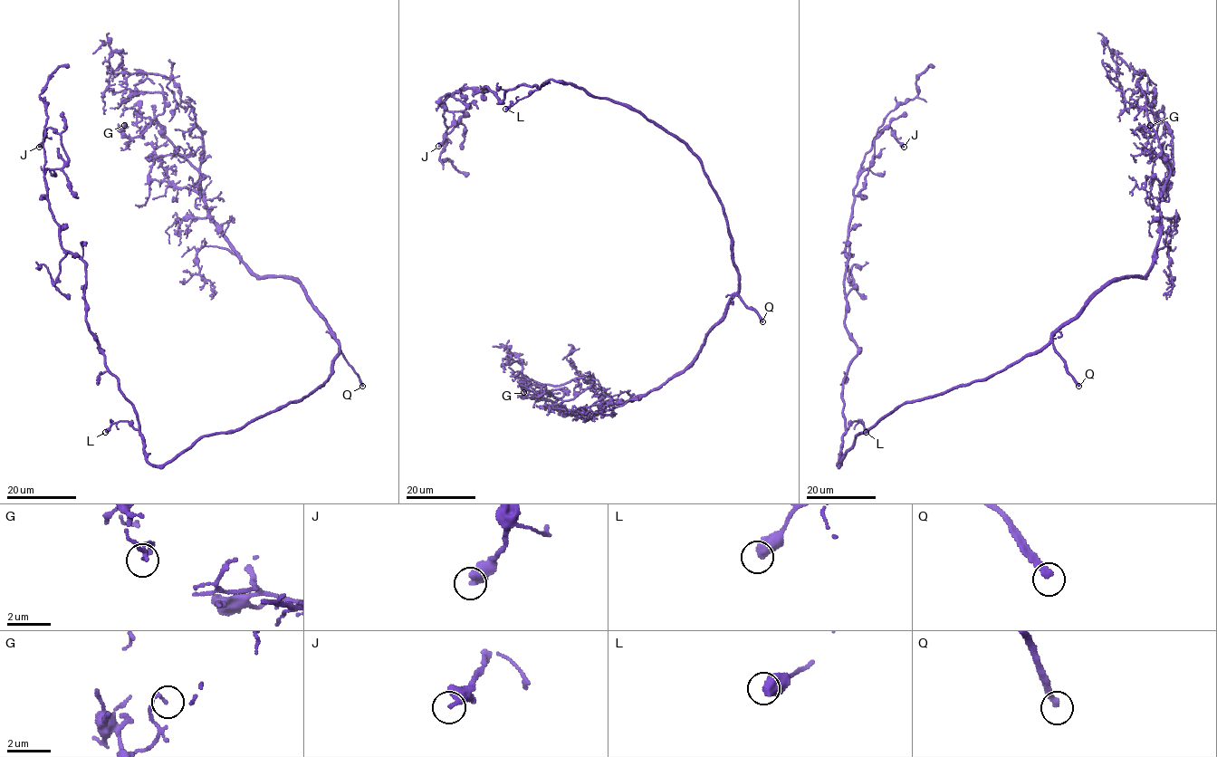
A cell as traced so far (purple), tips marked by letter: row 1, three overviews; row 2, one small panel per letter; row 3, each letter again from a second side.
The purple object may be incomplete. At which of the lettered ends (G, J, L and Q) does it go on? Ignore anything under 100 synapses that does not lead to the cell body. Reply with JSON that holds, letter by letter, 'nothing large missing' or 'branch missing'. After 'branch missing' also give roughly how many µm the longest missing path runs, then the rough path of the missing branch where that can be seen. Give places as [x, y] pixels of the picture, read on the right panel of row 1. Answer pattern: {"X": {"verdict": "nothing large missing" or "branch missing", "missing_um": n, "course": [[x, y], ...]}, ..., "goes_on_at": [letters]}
{"G": {"verdict": "nothing large missing"}, "J": {"verdict": "nothing large missing"}, "L": {"verdict": "nothing large missing"}, "Q": {"verdict": "branch missing", "missing_um": 15}, "goes_on_at": ["Q"]}

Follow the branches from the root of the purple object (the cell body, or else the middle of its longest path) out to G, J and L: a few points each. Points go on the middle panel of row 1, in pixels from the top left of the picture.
G: (704, 168), (725, 215), (738, 290), (697, 356), (650, 392), (605, 402), (595, 415), (566, 415), (523, 392)
J: (704, 168), (638, 112), (551, 79), (502, 100), (487, 87), (450, 95), (445, 108), (468, 115), (438, 146)
L: (704, 168), (702, 161), (683, 141), (638, 112), (605, 98), (594, 98), (570, 83), (551, 79), (505, 109)

